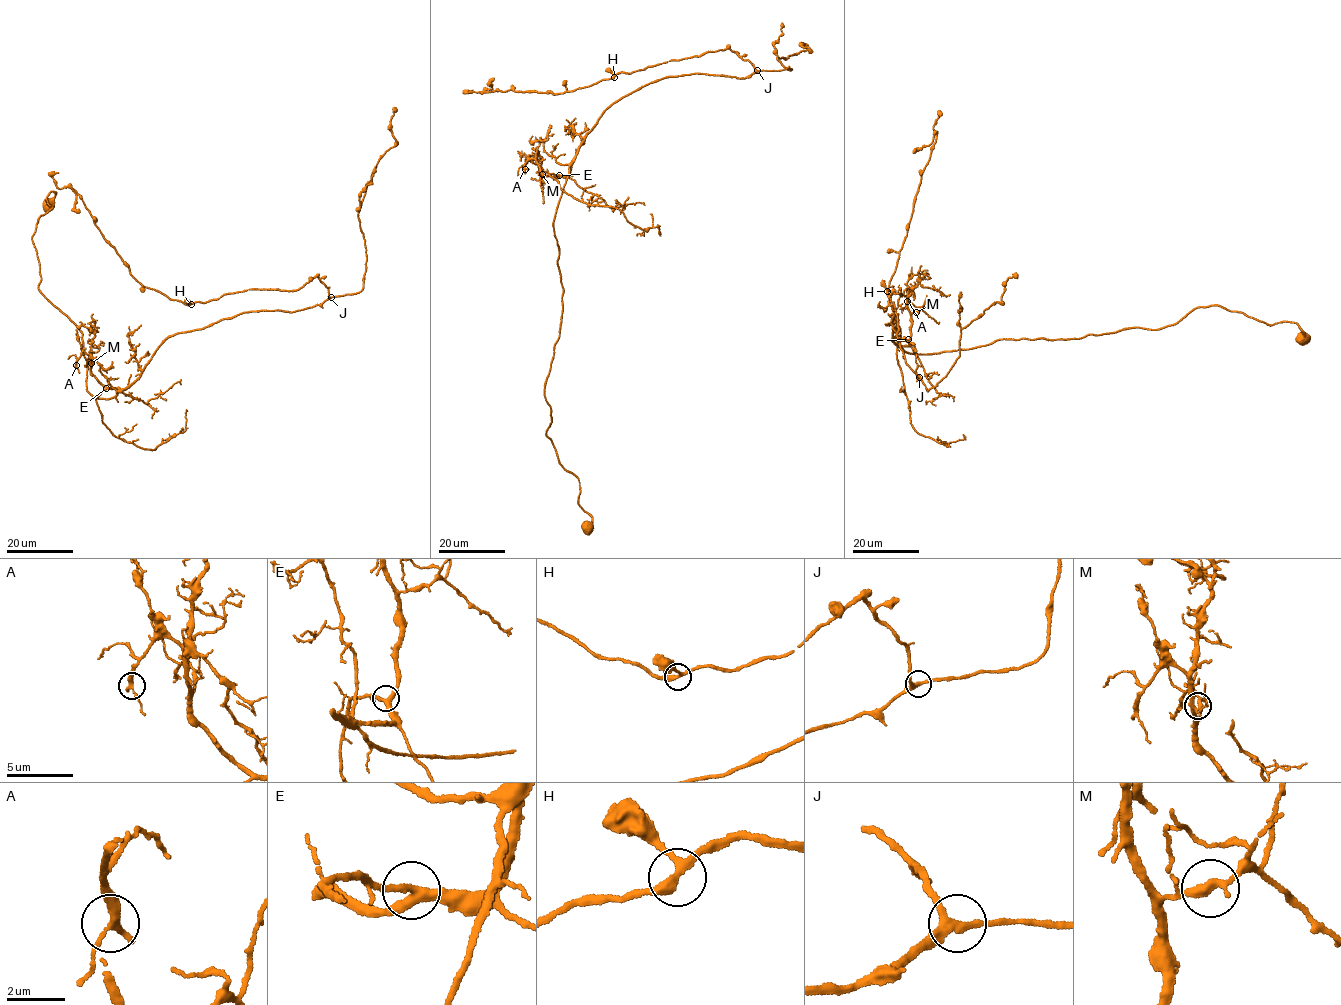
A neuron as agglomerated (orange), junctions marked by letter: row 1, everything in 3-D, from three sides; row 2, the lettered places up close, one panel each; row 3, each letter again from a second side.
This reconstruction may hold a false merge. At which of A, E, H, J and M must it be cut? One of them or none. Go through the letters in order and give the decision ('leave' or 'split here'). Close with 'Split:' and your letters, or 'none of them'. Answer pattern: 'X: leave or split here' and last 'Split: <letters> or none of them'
A: leave
E: leave
H: leave
J: leave
M: leave
Split: none of them

